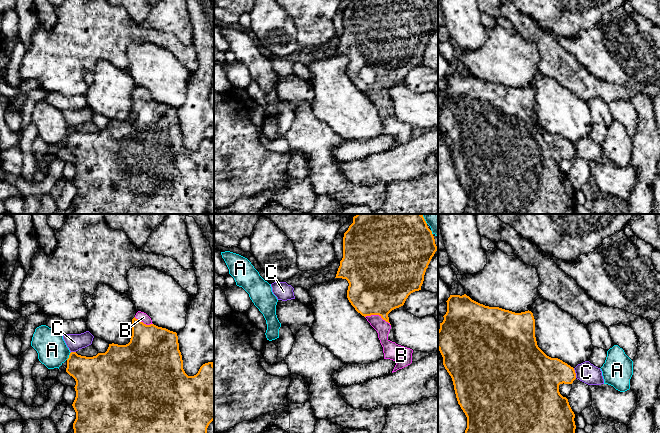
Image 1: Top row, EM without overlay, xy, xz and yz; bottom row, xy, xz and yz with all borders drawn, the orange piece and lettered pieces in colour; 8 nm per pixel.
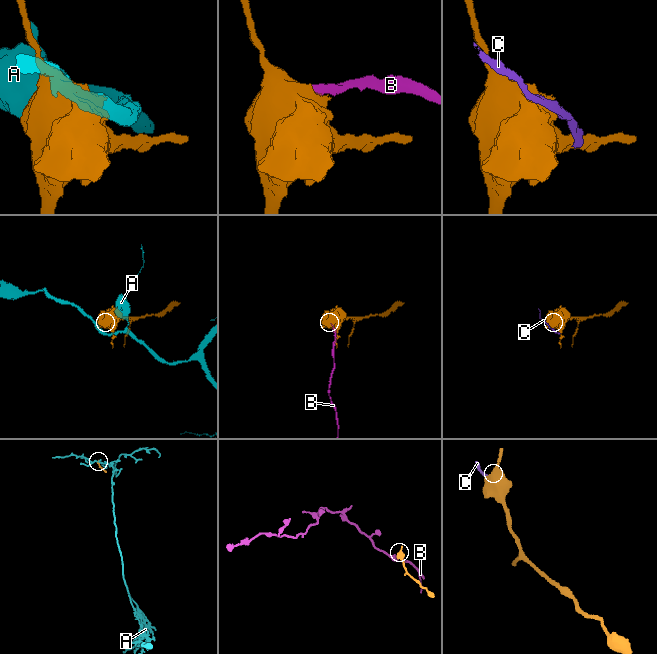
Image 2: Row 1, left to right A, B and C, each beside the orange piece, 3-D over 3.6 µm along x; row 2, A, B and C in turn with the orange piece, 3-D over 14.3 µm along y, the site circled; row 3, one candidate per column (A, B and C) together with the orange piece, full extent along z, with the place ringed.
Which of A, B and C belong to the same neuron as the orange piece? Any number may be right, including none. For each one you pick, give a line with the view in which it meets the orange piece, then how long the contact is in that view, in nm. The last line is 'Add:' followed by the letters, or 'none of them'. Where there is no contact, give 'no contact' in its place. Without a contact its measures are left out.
B: meets orange in xz; contact 220 nm long
Add: B

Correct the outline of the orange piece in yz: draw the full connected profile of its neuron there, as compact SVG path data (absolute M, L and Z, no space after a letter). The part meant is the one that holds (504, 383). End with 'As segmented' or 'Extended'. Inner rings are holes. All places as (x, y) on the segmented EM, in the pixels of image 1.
M466 294L450 295L447 302L447 312L443 316L438 330L438 349L443 357L443 365L452 378L458 404L467 417L465 433L575 433L575 414L568 399L559 392L560 384L572 384L576 379L573 367L558 358L547 356L537 345L535 337L535 319L531 311L515 313L499 307L489 307L472 300Z. As segmented

